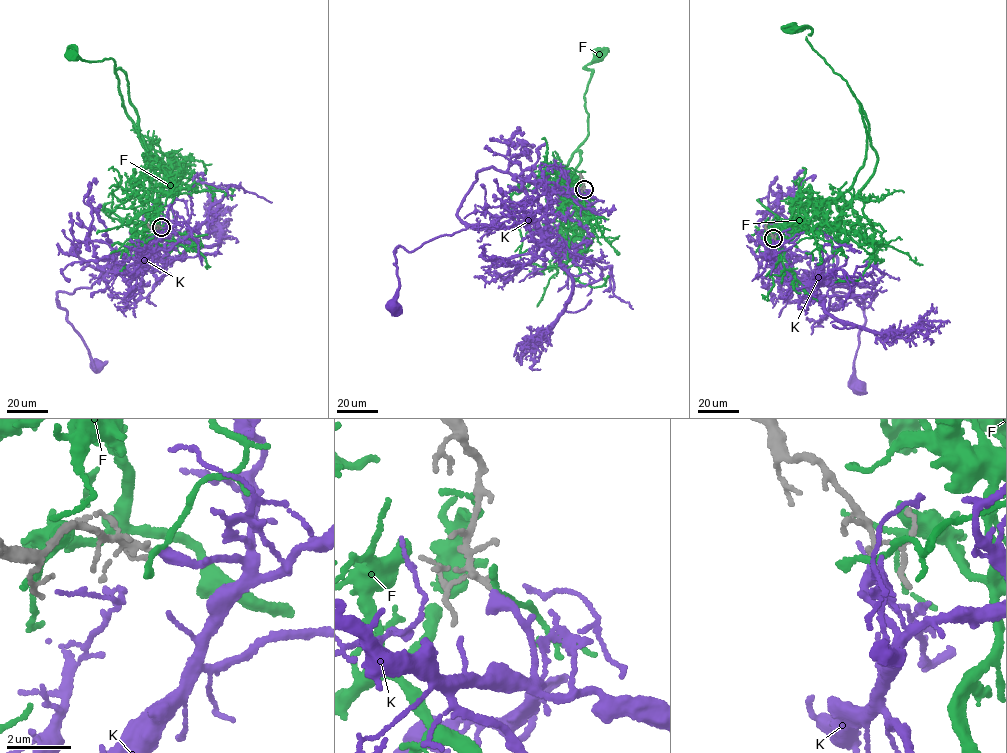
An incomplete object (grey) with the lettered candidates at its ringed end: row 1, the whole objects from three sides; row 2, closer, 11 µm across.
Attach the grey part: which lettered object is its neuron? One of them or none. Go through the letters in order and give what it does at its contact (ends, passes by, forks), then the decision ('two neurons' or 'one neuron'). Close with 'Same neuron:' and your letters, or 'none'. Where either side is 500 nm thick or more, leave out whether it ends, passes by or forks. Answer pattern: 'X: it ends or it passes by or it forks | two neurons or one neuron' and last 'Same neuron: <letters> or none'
F: it ends | two neurons
K: it ends | one neuron
Same neuron: K

